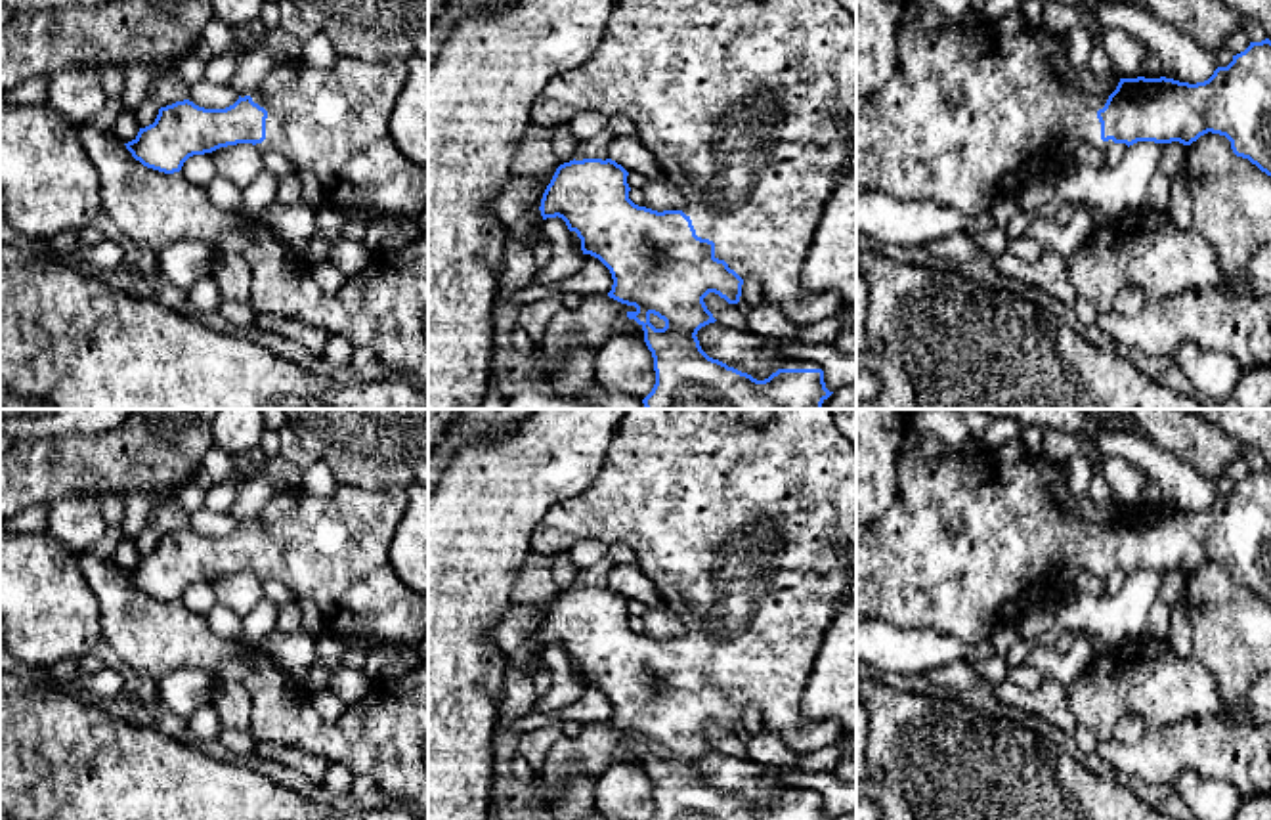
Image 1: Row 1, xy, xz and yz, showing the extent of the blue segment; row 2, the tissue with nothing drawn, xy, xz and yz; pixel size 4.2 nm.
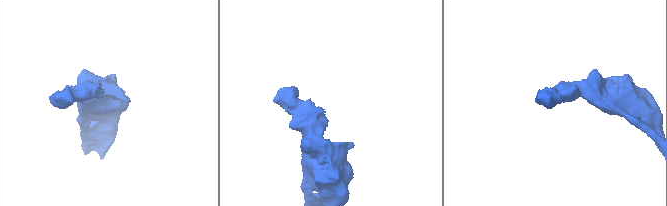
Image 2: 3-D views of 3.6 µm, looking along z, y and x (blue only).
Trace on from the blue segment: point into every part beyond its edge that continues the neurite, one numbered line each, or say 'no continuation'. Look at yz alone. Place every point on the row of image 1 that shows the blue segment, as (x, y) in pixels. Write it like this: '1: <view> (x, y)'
1: yz (968, 117)

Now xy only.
1: xy (333, 121)

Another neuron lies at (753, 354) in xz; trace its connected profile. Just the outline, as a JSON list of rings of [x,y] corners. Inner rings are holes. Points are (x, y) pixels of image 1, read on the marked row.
[[[709,323],[698,331],[701,350],[757,380],[768,378],[787,359],[774,352],[784,340],[772,340],[751,331],[736,331],[721,323]]]

